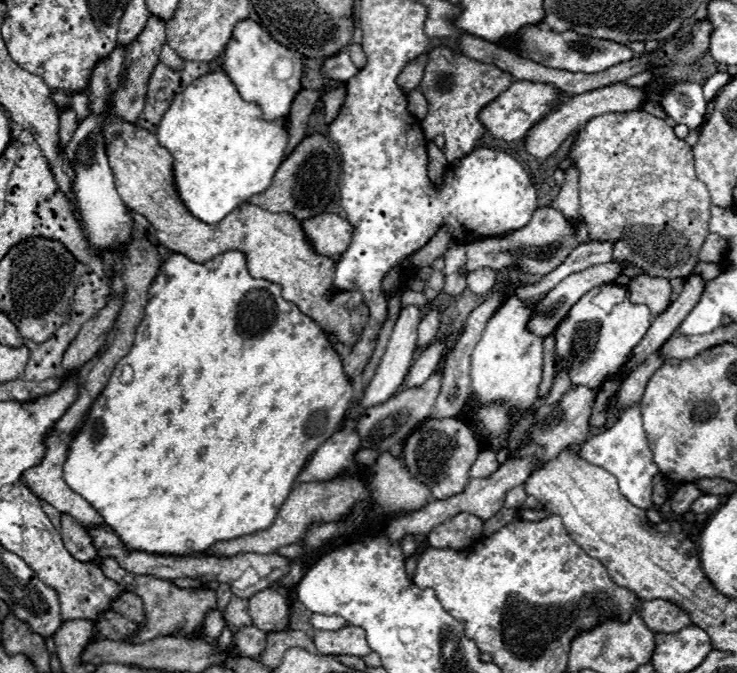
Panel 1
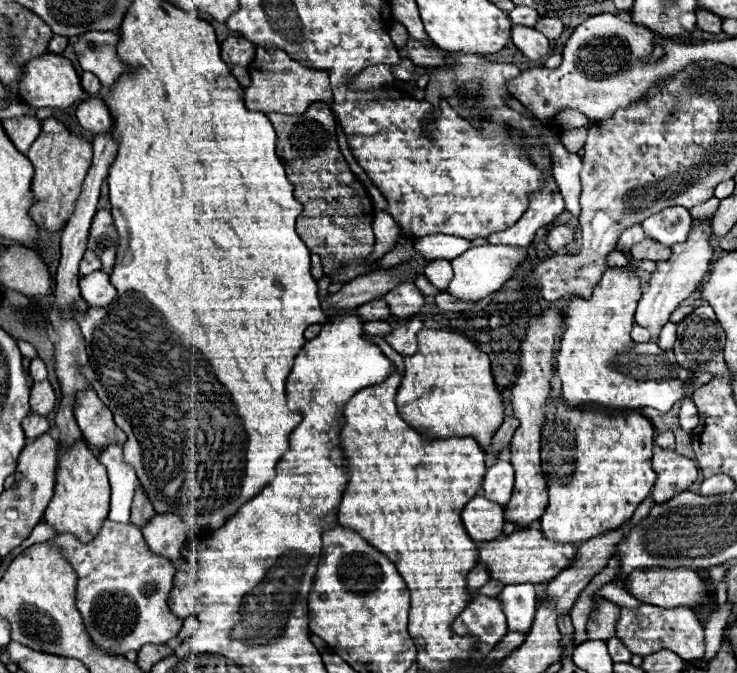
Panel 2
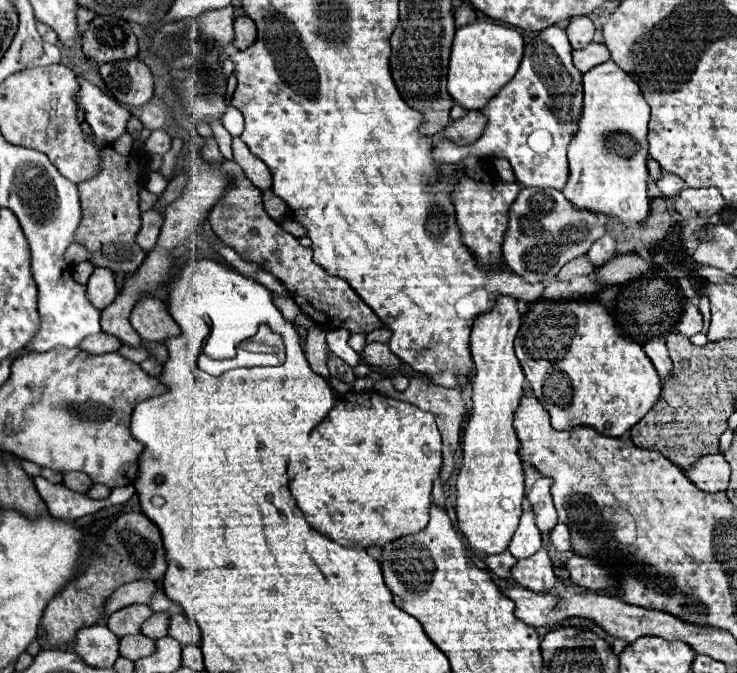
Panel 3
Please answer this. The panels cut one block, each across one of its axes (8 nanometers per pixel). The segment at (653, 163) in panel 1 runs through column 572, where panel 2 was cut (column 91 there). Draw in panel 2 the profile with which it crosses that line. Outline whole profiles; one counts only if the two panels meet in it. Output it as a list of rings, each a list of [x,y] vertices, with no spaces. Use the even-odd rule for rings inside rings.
[[[53,117],[42,120],[42,129],[38,140],[28,150],[28,160],[34,164],[32,178],[32,208],[30,218],[44,232],[60,232],[66,228],[70,214],[74,214],[74,206],[82,192],[82,182],[92,166],[92,144],[72,134],[62,122]]]

